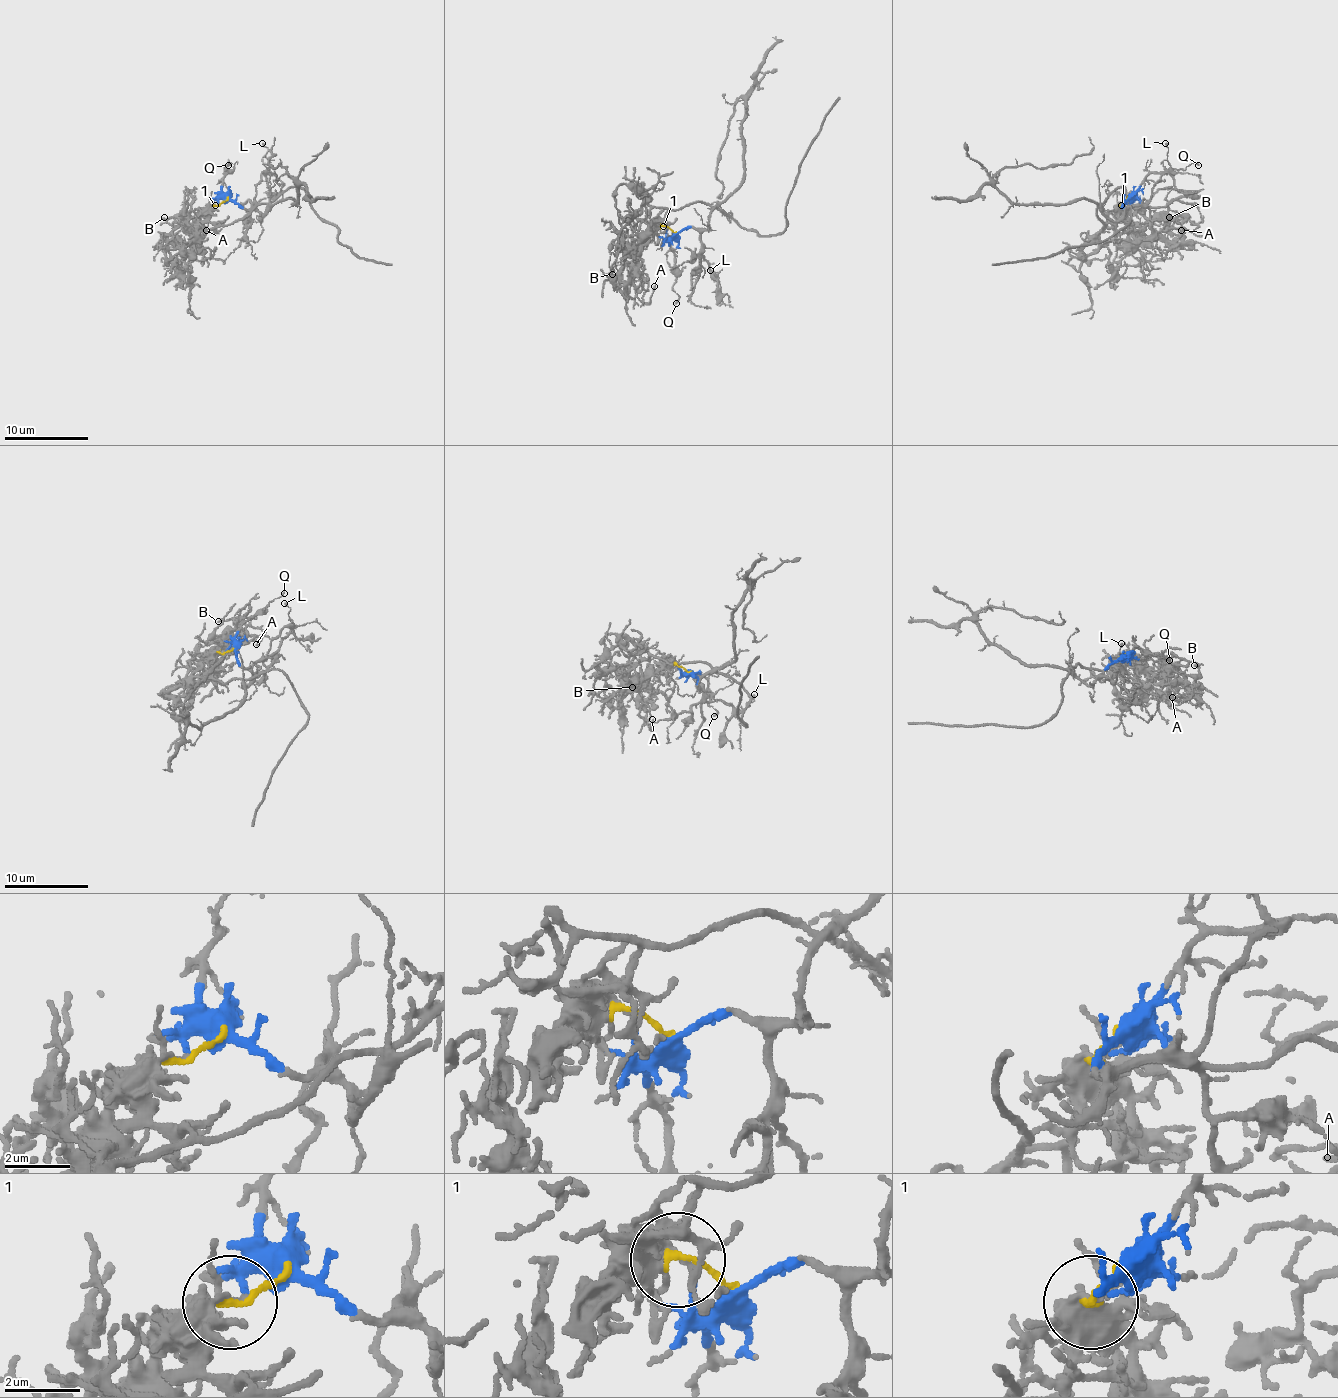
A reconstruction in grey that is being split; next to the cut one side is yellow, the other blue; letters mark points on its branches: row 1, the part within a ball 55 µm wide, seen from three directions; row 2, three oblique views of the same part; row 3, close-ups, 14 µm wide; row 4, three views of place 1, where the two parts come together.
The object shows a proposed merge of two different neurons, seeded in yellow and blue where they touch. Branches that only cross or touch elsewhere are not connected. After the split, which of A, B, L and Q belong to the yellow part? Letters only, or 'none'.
A, B

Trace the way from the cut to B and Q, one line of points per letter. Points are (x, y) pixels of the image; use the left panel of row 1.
B: (227, 199), (208, 207), (194, 222), (187, 222), (187, 214), (164, 218)
Q: (227, 199), (221, 182), (227, 166)

